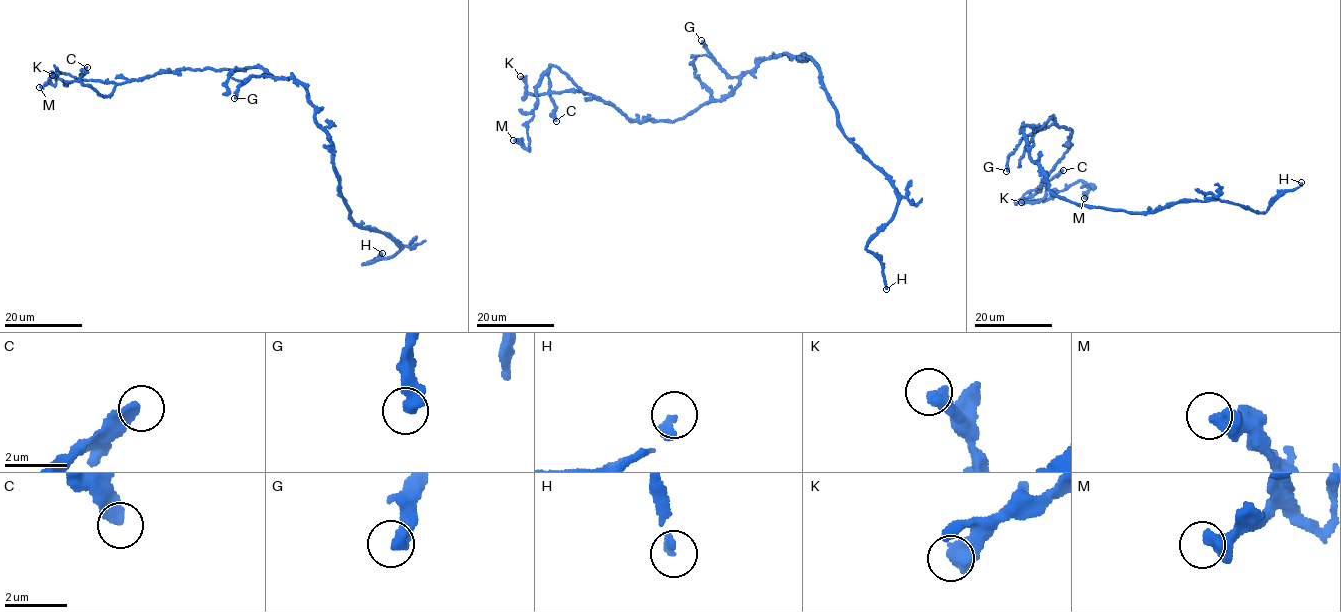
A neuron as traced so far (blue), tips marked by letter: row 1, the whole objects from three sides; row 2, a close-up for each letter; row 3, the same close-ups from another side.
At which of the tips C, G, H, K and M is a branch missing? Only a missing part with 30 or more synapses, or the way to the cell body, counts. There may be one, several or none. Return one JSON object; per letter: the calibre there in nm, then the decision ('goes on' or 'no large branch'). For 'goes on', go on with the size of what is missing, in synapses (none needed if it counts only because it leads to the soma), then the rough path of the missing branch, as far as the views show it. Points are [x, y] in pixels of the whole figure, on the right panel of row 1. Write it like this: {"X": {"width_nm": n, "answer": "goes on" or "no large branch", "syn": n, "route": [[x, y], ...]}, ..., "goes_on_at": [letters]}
{"C": {"width_nm": 280, "answer": "no large branch"}, "G": {"width_nm": 480, "answer": "no large branch"}, "H": {"width_nm": 240, "answer": "goes on", "syn": 140}, "K": {"width_nm": 460, "answer": "no large branch"}, "M": {"width_nm": 480, "answer": "no large branch"}, "goes_on_at": ["H"]}

